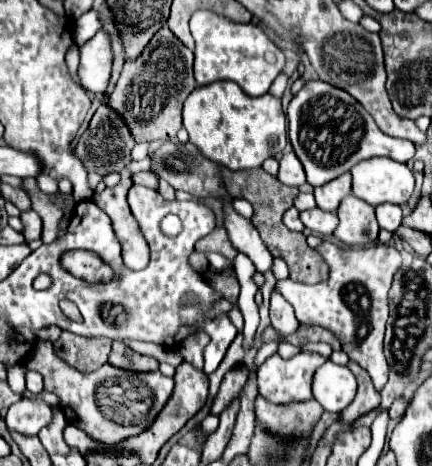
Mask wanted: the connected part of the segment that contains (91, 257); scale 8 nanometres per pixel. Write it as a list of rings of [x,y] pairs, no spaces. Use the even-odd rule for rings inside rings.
[[[69,250],[61,254],[61,266],[69,270],[73,276],[83,278],[87,282],[101,282],[113,276],[113,270],[93,252]]]

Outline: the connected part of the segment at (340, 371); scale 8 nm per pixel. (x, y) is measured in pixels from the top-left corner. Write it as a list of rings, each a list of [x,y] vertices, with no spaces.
[[[327,360],[313,376],[313,396],[327,412],[343,412],[353,402],[355,392],[357,392],[357,380],[347,366],[337,366],[331,360]]]

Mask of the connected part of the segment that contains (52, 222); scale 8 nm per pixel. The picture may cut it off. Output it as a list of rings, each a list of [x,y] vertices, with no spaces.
[[[25,178],[23,190],[31,198],[31,208],[43,220],[43,236],[41,236],[43,244],[51,244],[57,238],[57,226],[59,226],[59,220],[64,216],[63,206],[76,204],[73,200],[73,194],[57,192],[55,196],[47,196],[39,190],[35,178]]]

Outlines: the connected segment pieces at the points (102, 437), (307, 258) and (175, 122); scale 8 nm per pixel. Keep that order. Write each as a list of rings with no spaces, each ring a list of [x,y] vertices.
[[[49,342],[35,344],[27,358],[27,368],[37,370],[45,380],[45,390],[59,396],[61,410],[65,410],[69,422],[73,420],[73,424],[87,432],[89,438],[105,444],[115,444],[147,430],[173,392],[173,378],[163,376],[161,372],[129,372],[115,368],[109,362],[99,370],[87,374],[79,372],[57,358]]]
[[[221,166],[221,180],[225,184],[225,190],[229,196],[243,196],[245,200],[249,200],[253,204],[253,226],[257,228],[257,232],[261,234],[261,240],[265,242],[265,246],[269,248],[269,252],[273,256],[279,256],[287,262],[289,266],[289,272],[291,272],[291,278],[297,280],[297,282],[305,282],[305,284],[317,284],[321,280],[327,278],[327,264],[323,262],[323,258],[307,246],[305,242],[305,236],[303,234],[297,234],[297,232],[291,232],[281,216],[287,208],[293,206],[293,200],[295,196],[299,194],[297,188],[289,188],[289,186],[283,186],[275,176],[271,180],[269,174],[265,174],[261,168],[255,168],[255,170],[237,170],[237,172],[231,172],[229,168]]]
[[[165,26],[151,38],[137,60],[125,62],[109,98],[109,106],[125,118],[137,142],[175,140],[177,132],[183,128],[183,100],[193,92],[193,88],[197,88],[193,78],[193,52]]]

